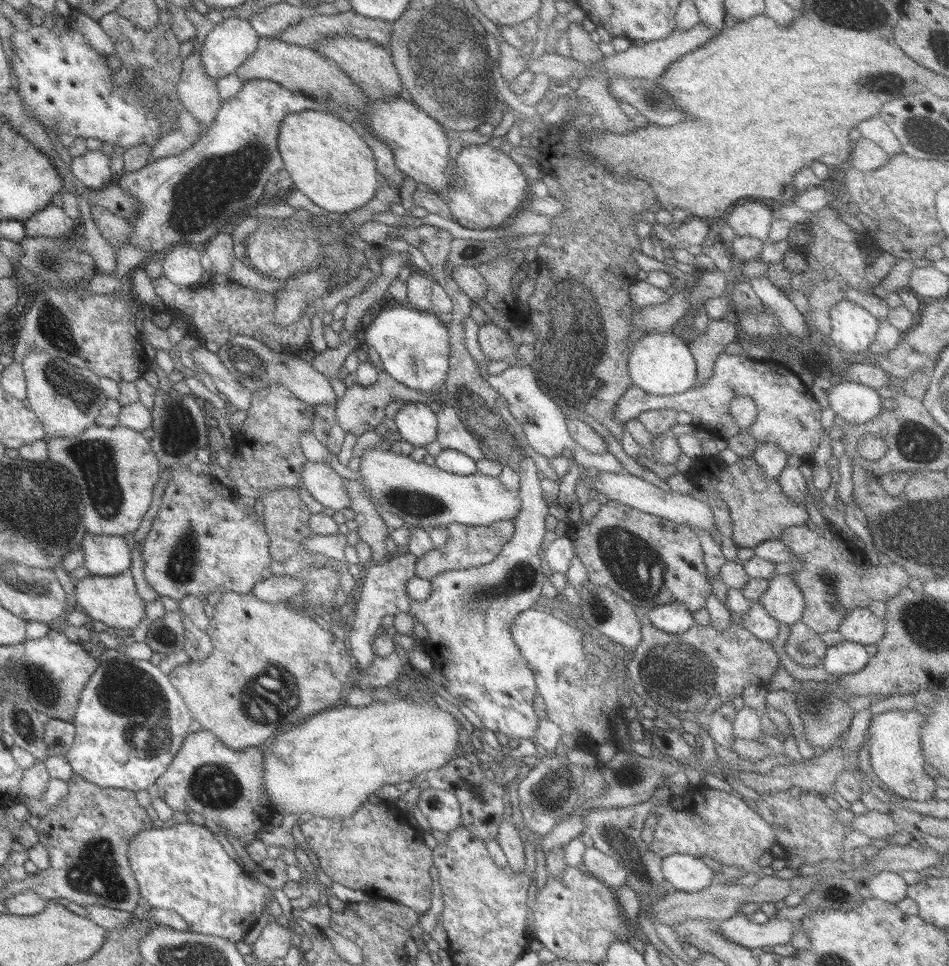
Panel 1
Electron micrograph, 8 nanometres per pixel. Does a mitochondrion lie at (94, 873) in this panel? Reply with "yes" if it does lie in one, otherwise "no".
yes

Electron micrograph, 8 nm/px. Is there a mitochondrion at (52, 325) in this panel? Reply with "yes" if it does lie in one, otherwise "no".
yes

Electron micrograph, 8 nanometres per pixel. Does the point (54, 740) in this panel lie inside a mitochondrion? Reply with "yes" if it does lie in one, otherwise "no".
yes

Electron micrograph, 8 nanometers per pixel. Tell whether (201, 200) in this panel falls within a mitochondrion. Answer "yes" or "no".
yes

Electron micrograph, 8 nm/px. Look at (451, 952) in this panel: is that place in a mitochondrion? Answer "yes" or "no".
no

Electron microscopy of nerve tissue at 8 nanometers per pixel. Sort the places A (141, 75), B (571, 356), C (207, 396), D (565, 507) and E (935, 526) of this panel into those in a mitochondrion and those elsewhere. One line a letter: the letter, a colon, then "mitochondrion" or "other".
A: mitochondrion
B: mitochondrion
C: other
D: other
E: mitochondrion

